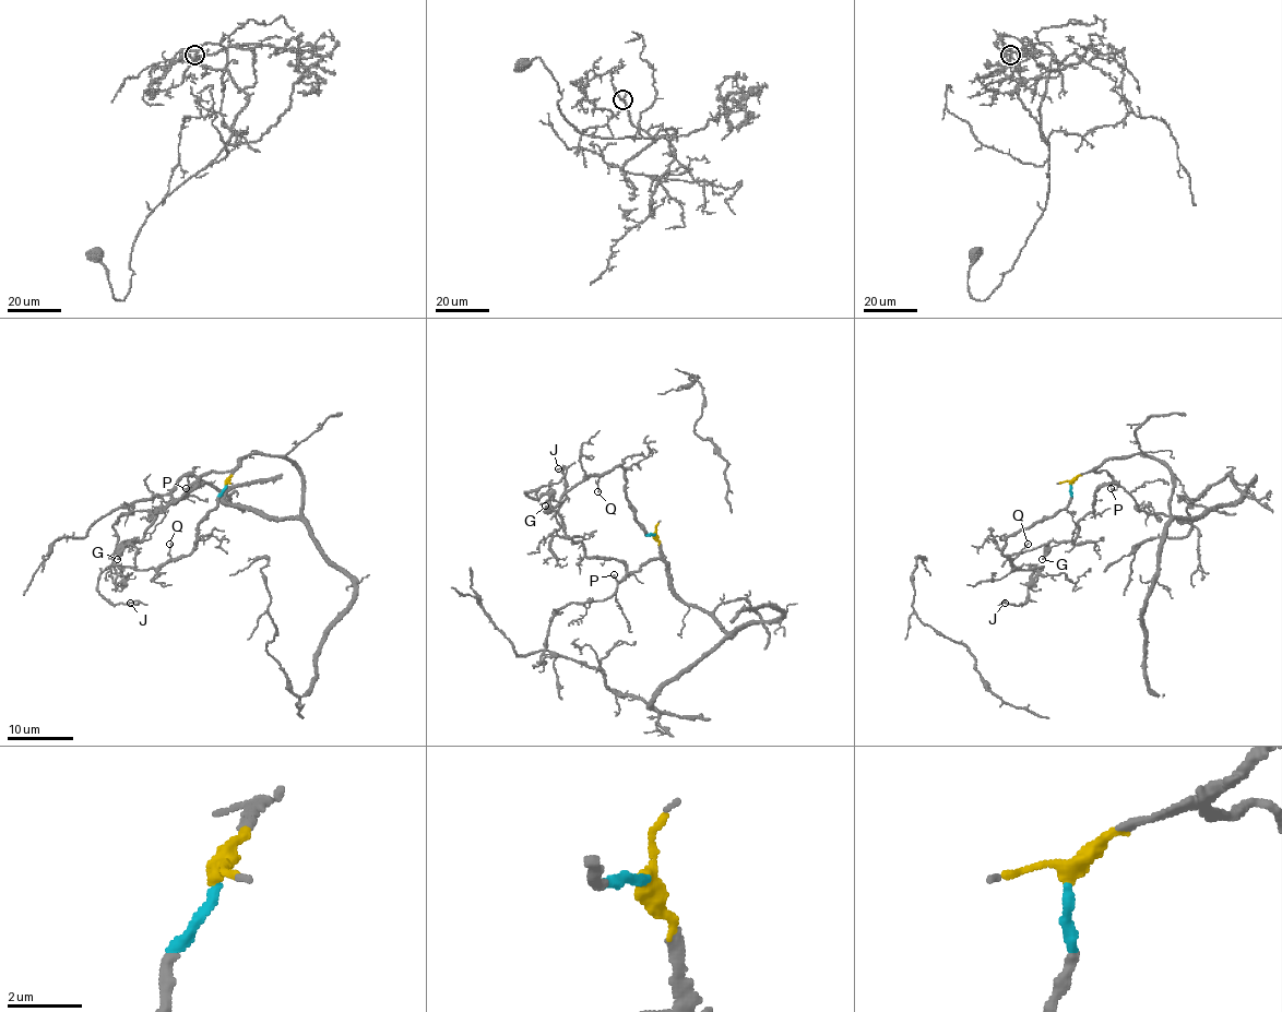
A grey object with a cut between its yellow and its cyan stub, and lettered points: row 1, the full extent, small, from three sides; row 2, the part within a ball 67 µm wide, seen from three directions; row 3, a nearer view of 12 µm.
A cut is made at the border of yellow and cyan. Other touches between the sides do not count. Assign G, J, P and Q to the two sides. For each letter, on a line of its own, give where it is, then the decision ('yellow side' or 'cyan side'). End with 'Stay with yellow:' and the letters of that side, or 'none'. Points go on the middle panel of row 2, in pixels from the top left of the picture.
G: (545, 506) | yellow side
J: (558, 468) | cyan side
P: (614, 574) | yellow side
Q: (597, 491) | cyan side
Stay with yellow: G, P

